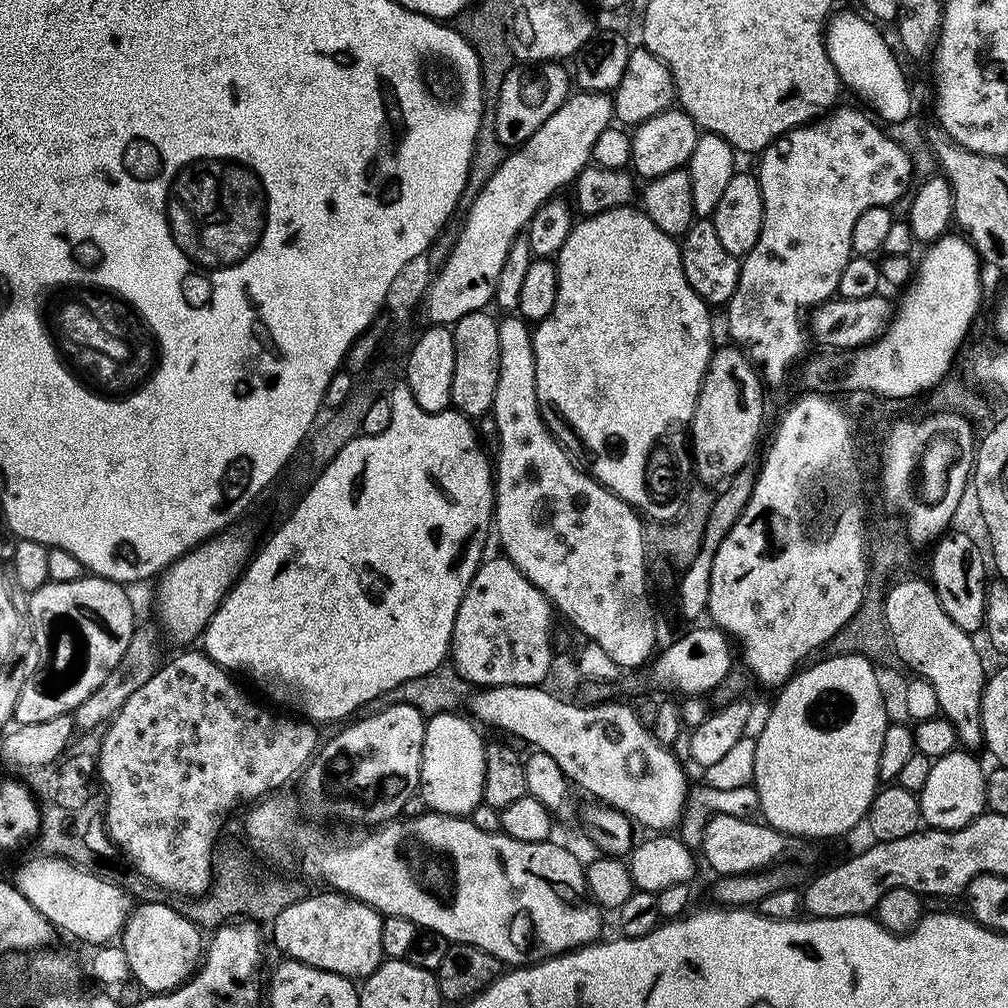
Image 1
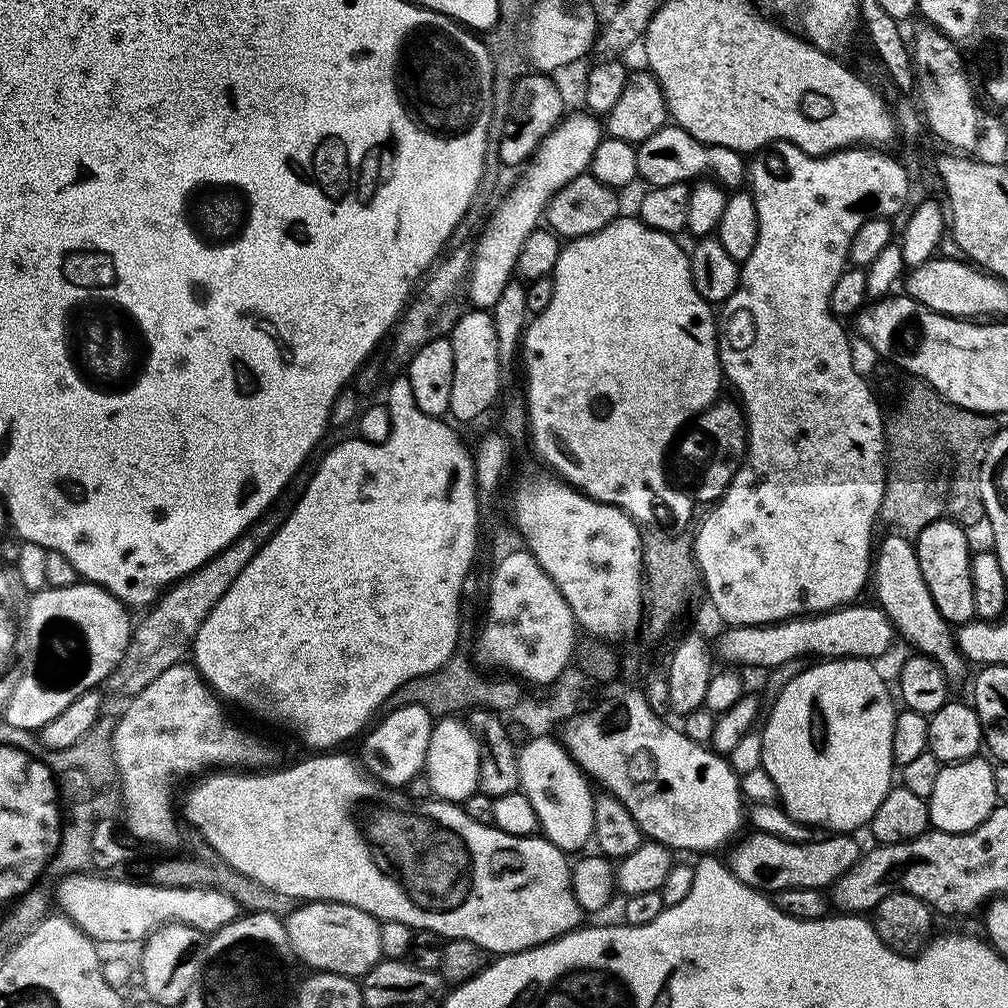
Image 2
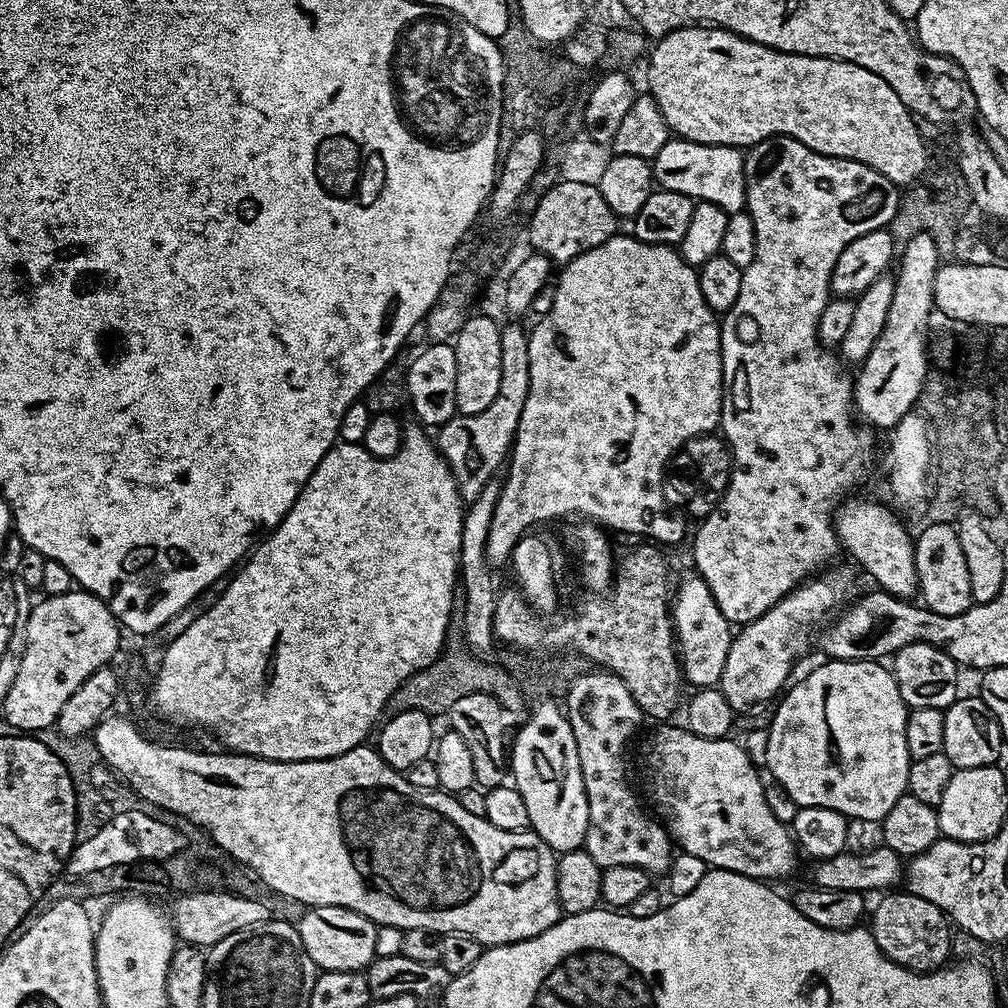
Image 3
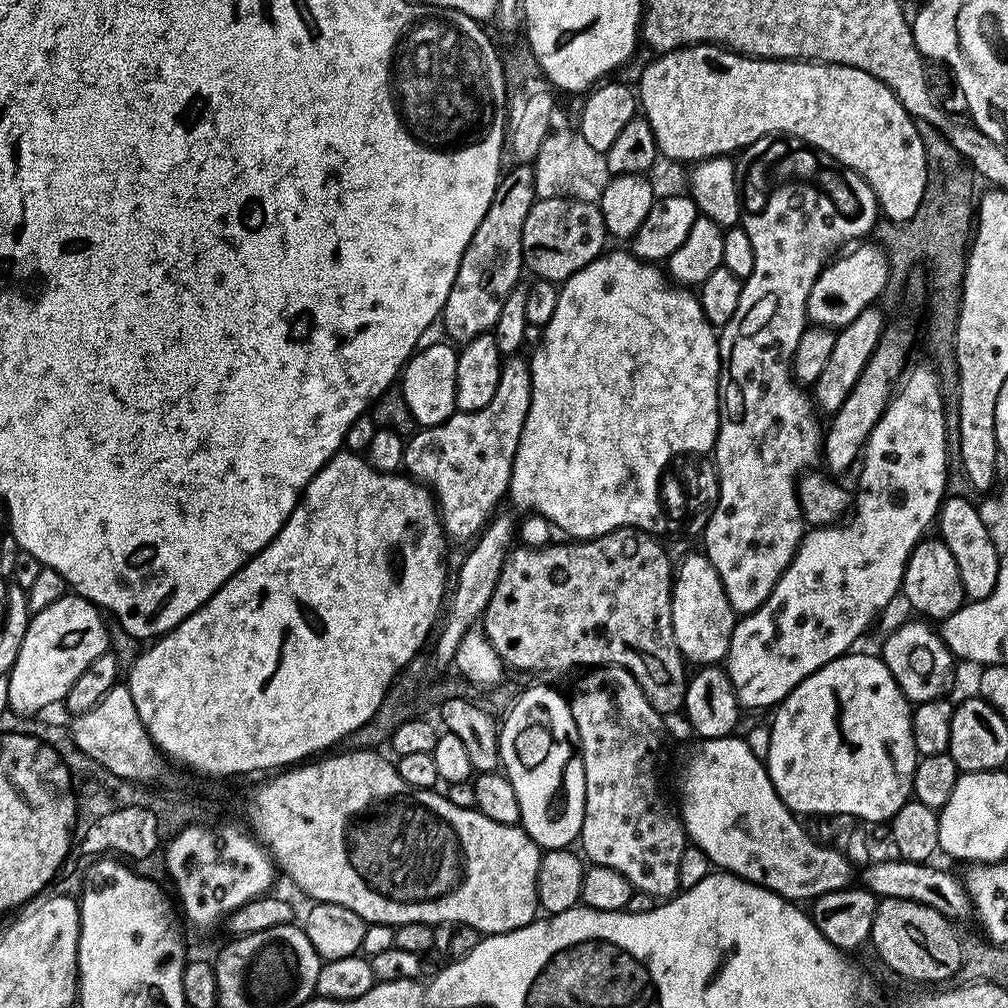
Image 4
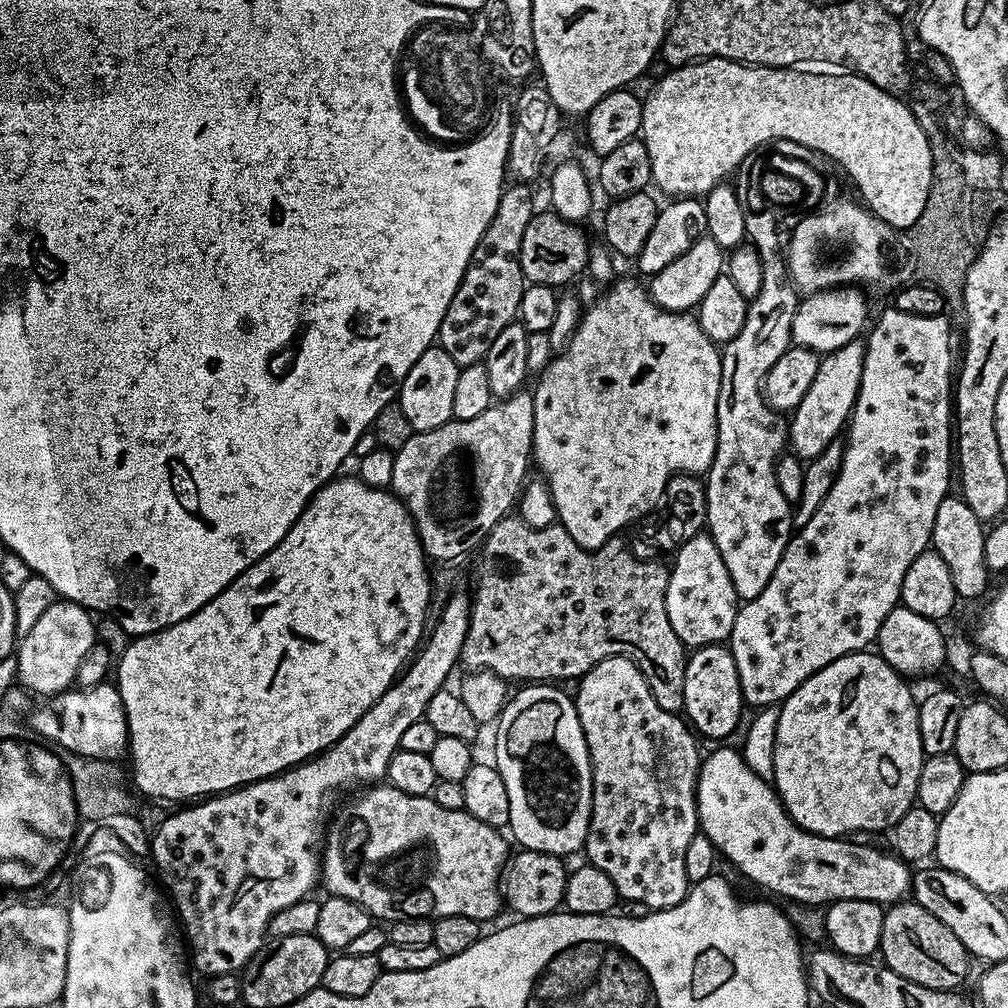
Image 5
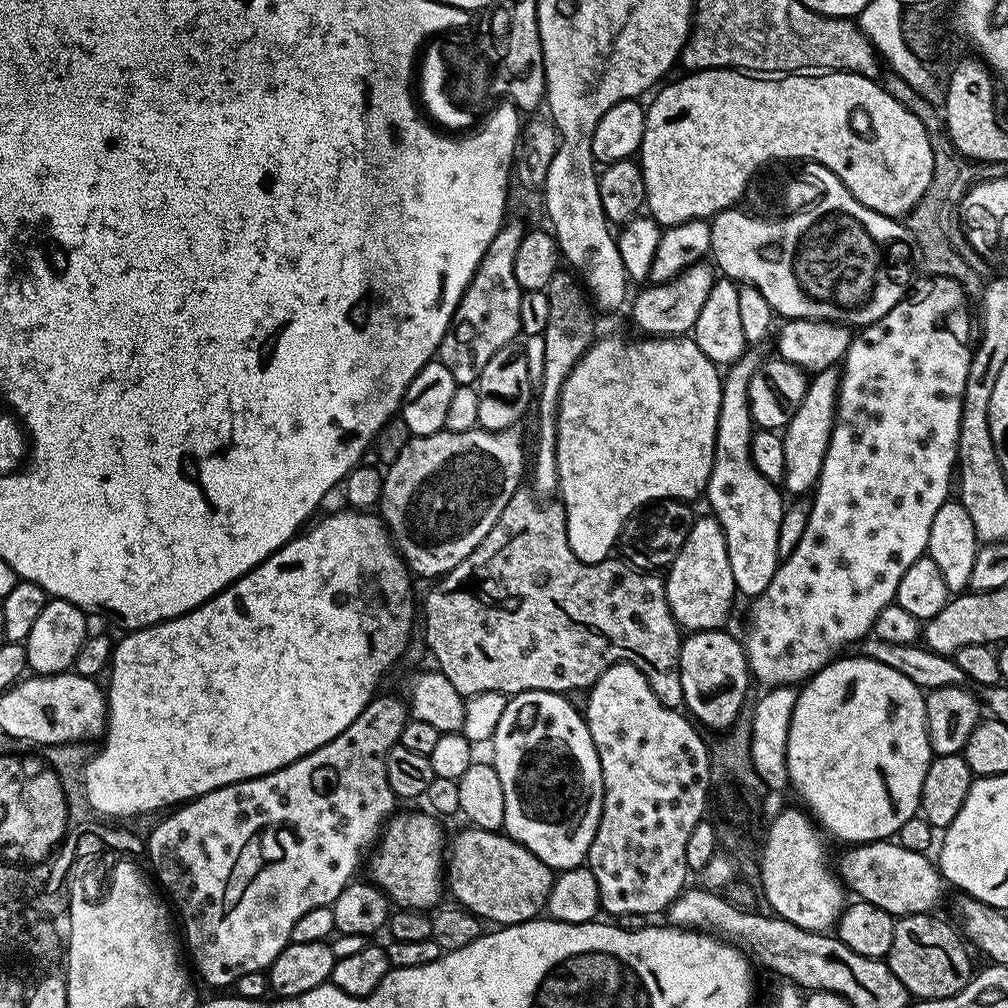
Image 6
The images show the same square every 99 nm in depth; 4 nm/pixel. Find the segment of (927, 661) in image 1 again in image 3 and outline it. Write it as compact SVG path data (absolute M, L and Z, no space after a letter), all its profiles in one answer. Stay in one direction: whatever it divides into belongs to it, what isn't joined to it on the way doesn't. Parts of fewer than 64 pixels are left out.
M843 499L834 508L836 539L872 575L877 589L891 596L912 598L917 595L916 546L913 533L904 529L897 513L887 503L875 504L872 500Z

